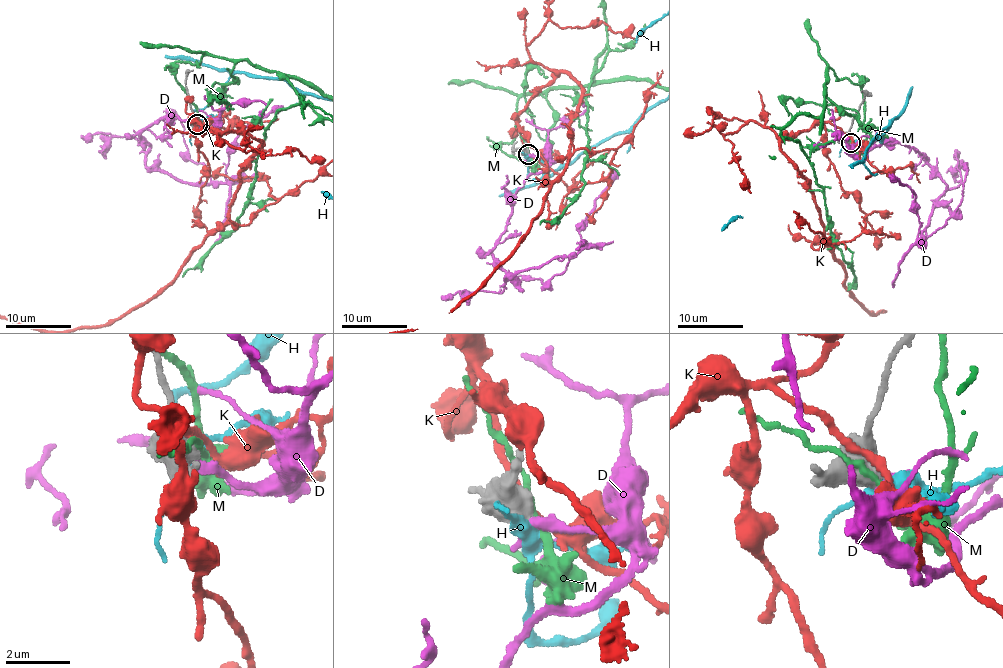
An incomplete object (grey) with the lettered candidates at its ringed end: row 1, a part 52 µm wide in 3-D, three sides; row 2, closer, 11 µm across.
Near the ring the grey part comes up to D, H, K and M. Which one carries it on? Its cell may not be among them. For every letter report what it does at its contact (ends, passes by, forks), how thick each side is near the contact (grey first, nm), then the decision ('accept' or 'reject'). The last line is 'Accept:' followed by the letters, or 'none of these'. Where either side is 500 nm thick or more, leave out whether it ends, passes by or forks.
D: 650/260 nm | accept
H: 750/380 nm | reject
K: 550/220 nm | reject
M: 700/180 nm | reject
Accept: D

